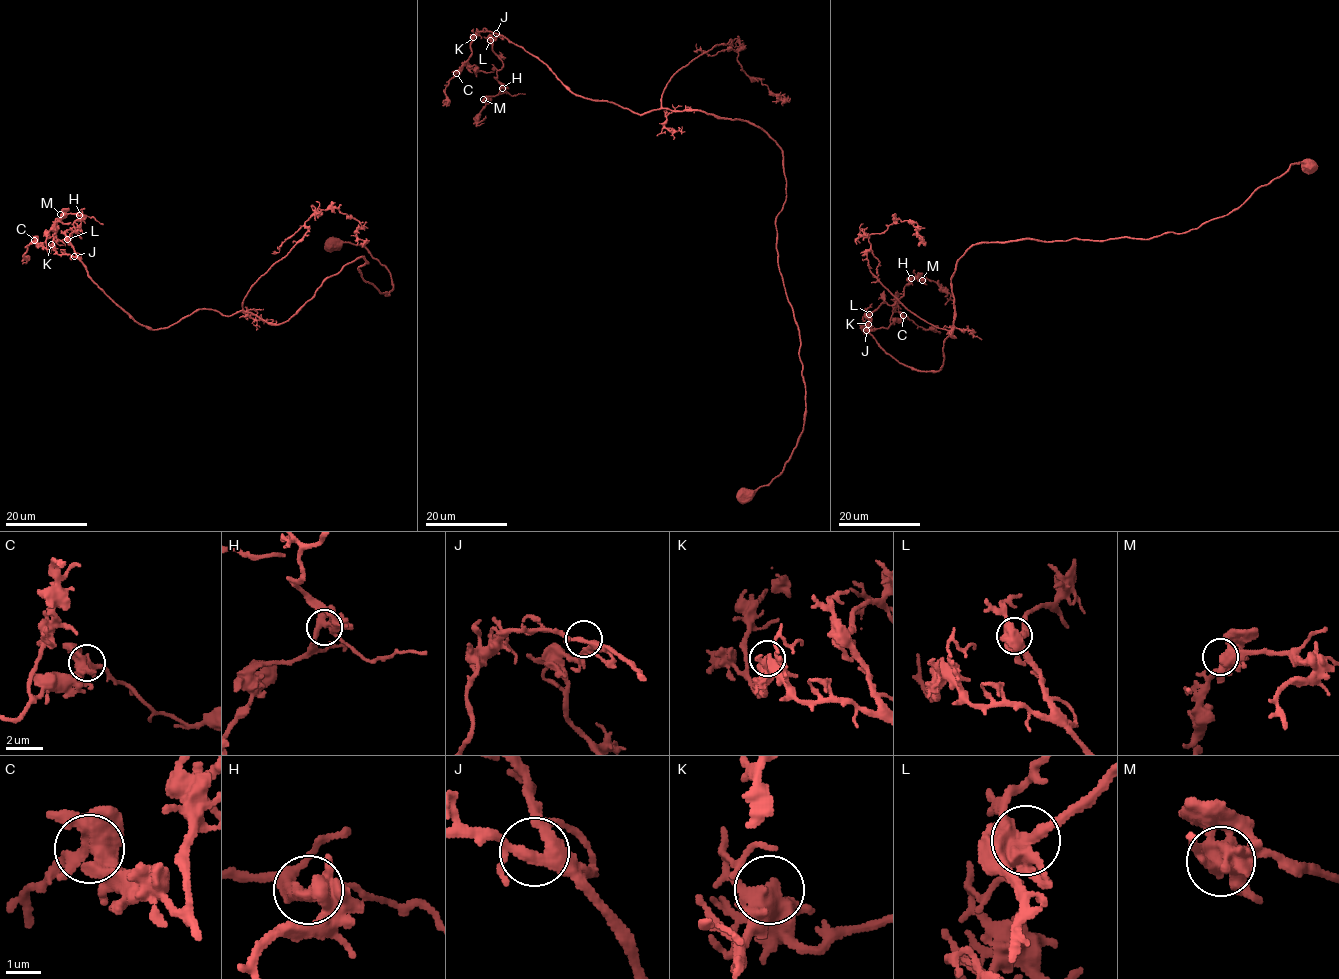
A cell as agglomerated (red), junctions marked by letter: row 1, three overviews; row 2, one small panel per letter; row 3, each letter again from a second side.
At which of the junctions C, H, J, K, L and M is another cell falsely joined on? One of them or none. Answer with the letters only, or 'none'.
none

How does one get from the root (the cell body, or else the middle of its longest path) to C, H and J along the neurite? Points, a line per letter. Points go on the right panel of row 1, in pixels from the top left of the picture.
C: (1307, 165), (1184, 233), (972, 244), (951, 278), (955, 337), (938, 371), (912, 370), (864, 332), (903, 315)
H: (1307, 165), (1184, 233), (972, 244), (951, 278), (955, 337), (938, 371), (901, 364), (868, 329), (911, 278)
J: (1307, 165), (1184, 233), (972, 244), (951, 278), (955, 337), (938, 371), (912, 370), (866, 330)

